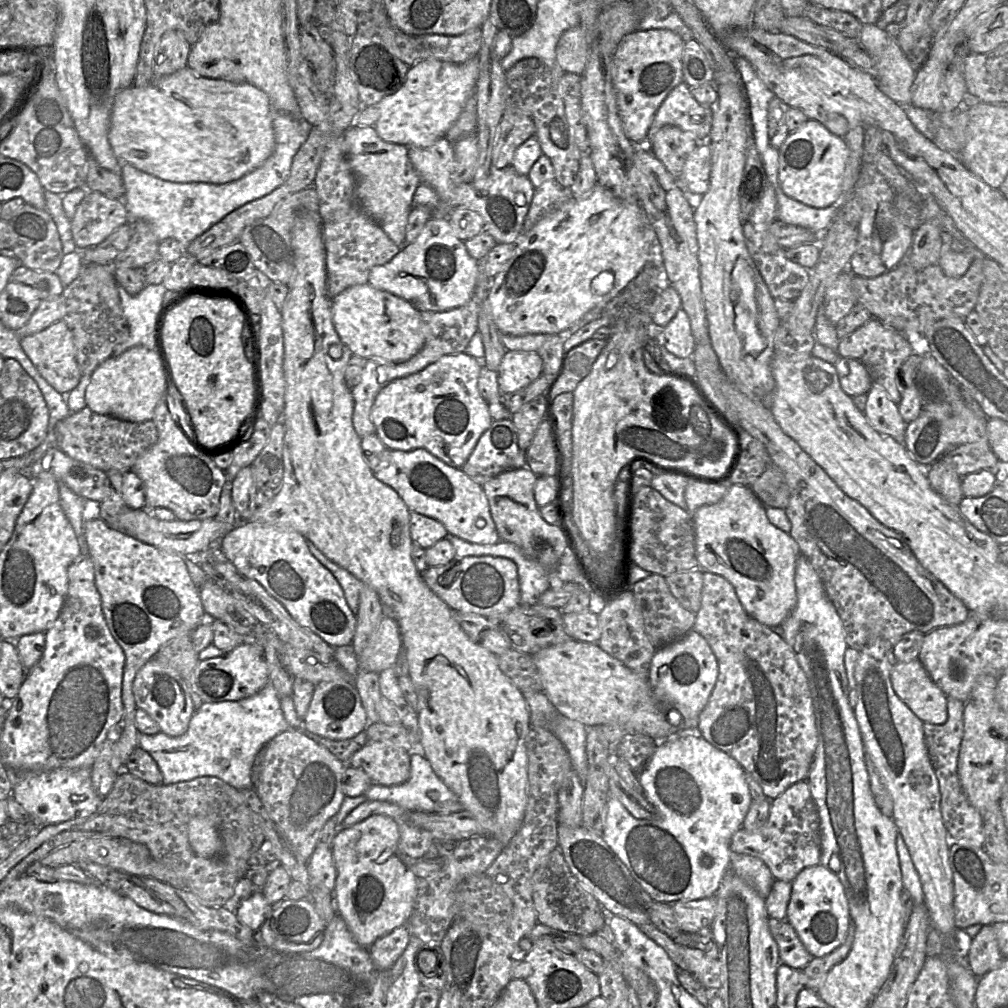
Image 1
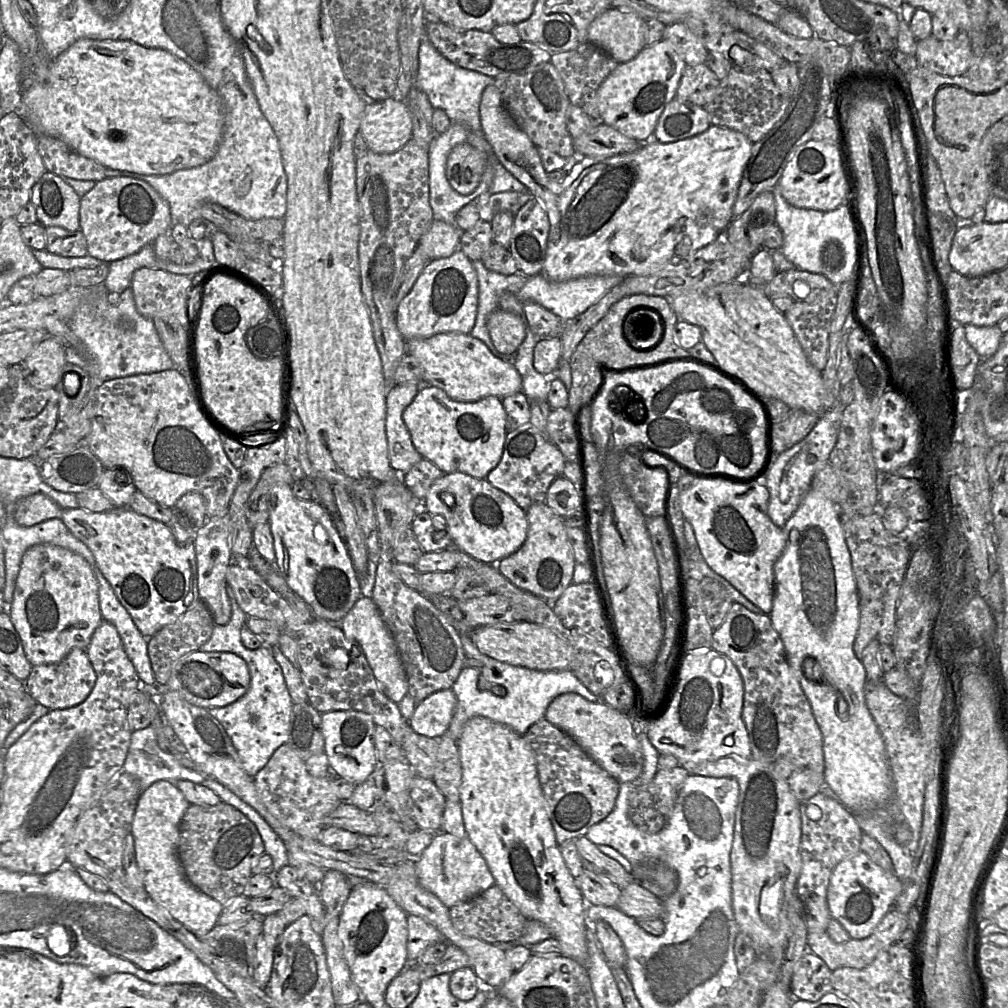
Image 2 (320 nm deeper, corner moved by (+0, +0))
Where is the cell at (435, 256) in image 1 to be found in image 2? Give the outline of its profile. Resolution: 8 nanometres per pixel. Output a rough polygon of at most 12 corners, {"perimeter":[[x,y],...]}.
{"perimeter":[[458,249],[398,305],[405,340],[470,334],[477,273]]}

